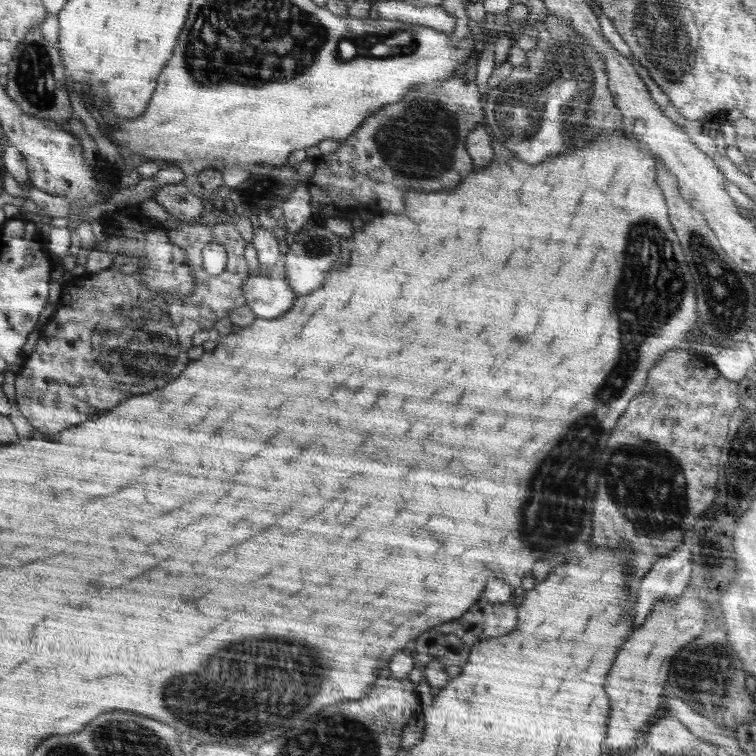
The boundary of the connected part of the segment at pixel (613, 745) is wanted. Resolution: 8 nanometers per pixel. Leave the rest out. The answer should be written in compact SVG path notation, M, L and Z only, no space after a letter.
M687 585L675 604L657 602L644 626L638 628L626 642L626 648L618 652L618 664L614 664L610 680L606 680L606 692L610 692L610 700L614 700L609 712L609 735L606 737L608 753L622 755L626 753L624 748L636 746L636 738L640 738L644 726L660 706L662 690L669 678L670 660L686 644L703 634L704 622L704 604L698 592Z

